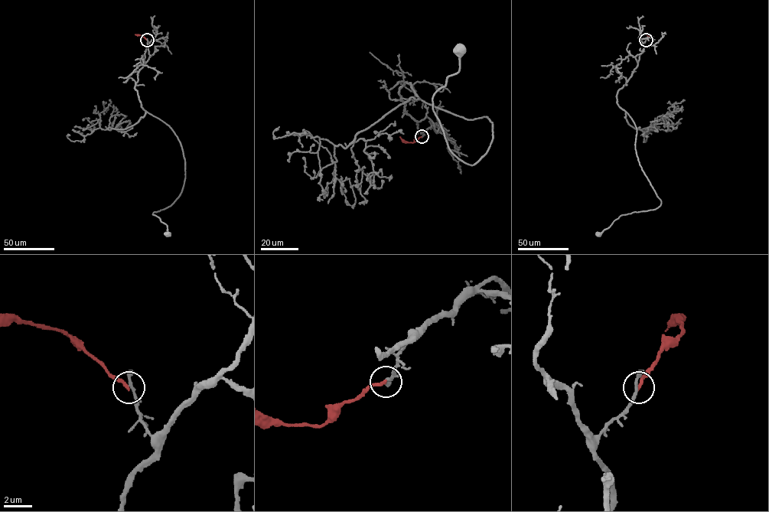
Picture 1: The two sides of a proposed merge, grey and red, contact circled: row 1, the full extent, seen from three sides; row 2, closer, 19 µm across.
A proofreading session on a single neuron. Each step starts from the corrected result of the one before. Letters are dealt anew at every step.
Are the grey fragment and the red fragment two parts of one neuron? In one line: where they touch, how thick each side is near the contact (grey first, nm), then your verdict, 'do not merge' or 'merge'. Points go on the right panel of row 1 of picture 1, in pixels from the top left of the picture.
at (646, 40); 320 nm thick on the grey side, 240 nm on the other; do not merge

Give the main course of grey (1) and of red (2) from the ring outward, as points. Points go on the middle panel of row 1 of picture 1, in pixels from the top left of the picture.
1: (421, 136), (405, 83), (444, 109), (486, 117), (489, 149), (459, 160), (433, 110), (460, 50)
2: (421, 136), (412, 142), (405, 142), (400, 136)

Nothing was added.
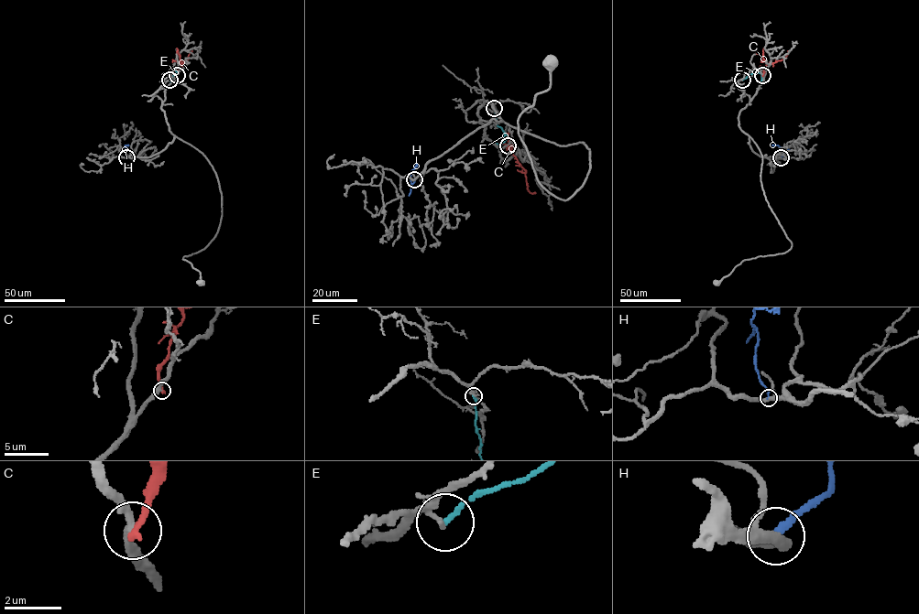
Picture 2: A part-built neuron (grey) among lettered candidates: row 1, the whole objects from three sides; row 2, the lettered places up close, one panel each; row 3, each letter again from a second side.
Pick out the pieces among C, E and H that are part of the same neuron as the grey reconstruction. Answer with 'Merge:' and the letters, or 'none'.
Merge: none

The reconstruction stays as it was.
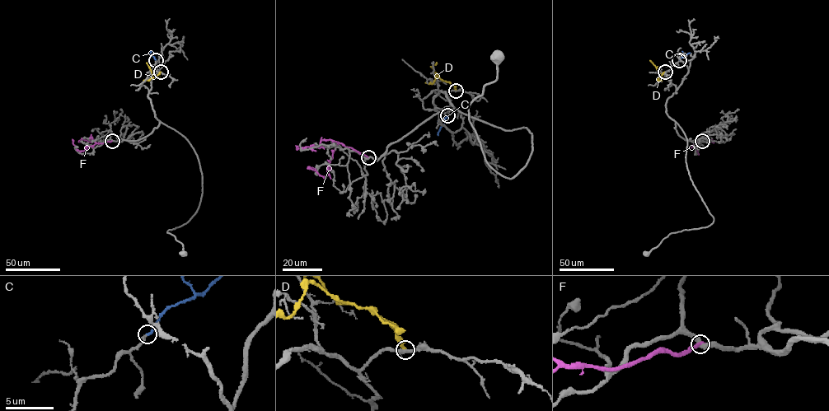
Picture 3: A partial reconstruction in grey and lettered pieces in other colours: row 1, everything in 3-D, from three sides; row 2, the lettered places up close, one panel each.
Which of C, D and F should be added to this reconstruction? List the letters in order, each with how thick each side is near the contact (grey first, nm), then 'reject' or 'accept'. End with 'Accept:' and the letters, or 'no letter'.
C: 160/200 nm | accept
D: 320/320 nm | reject
F: 440/300 nm | reject
Accept: C

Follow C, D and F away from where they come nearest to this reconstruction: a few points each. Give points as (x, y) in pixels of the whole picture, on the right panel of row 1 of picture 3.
C: (679, 60), (690, 53)
D: (665, 72), (660, 77), (649, 60)
F: (702, 140), (692, 146), (695, 151), (698, 142), (695, 139)

